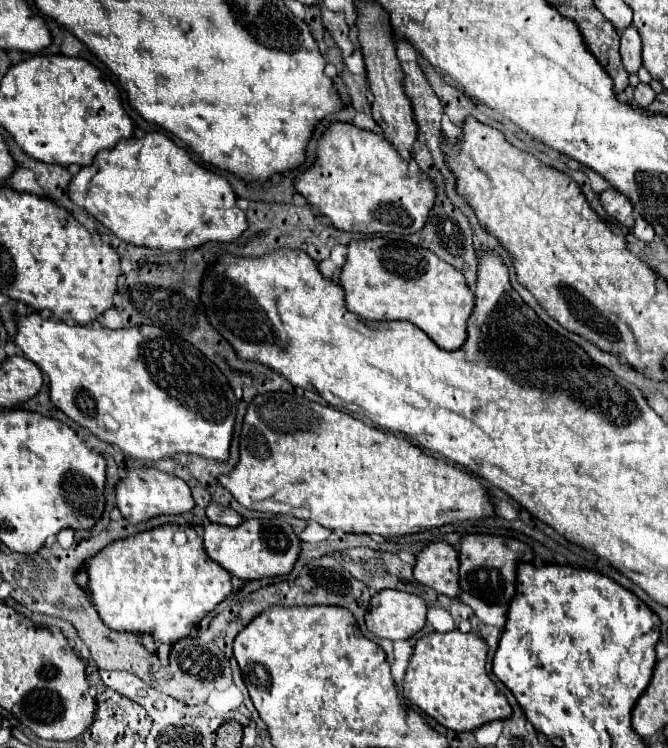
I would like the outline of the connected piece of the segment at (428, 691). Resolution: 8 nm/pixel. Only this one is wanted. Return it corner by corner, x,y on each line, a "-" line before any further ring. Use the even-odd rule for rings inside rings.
431,632
419,638
413,648
403,680
403,694
441,726
455,732
475,730
485,722
503,720
511,714
511,706
487,676
485,658
487,644
475,632

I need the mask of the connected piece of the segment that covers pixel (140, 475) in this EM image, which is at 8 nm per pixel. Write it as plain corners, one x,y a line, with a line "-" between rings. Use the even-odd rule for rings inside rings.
131,468
127,470
127,476
121,478
115,486
115,504
125,520
139,524
161,514
189,512
193,508
193,498
189,486
175,474
167,474
157,468

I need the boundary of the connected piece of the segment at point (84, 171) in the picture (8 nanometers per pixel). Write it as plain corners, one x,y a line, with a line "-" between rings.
147,132
143,138
119,140
113,148
101,150
93,164
83,166
69,182
69,198
77,206
85,208
103,226
107,226
117,238
149,248
185,250
205,242
233,242
247,228
245,212
235,202
231,184
217,172
197,164
191,156
173,144
163,132

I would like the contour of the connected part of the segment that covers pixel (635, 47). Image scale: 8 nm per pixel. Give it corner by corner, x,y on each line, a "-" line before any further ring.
629,26
621,32
621,58
629,74
635,74
641,66
641,36
635,26

